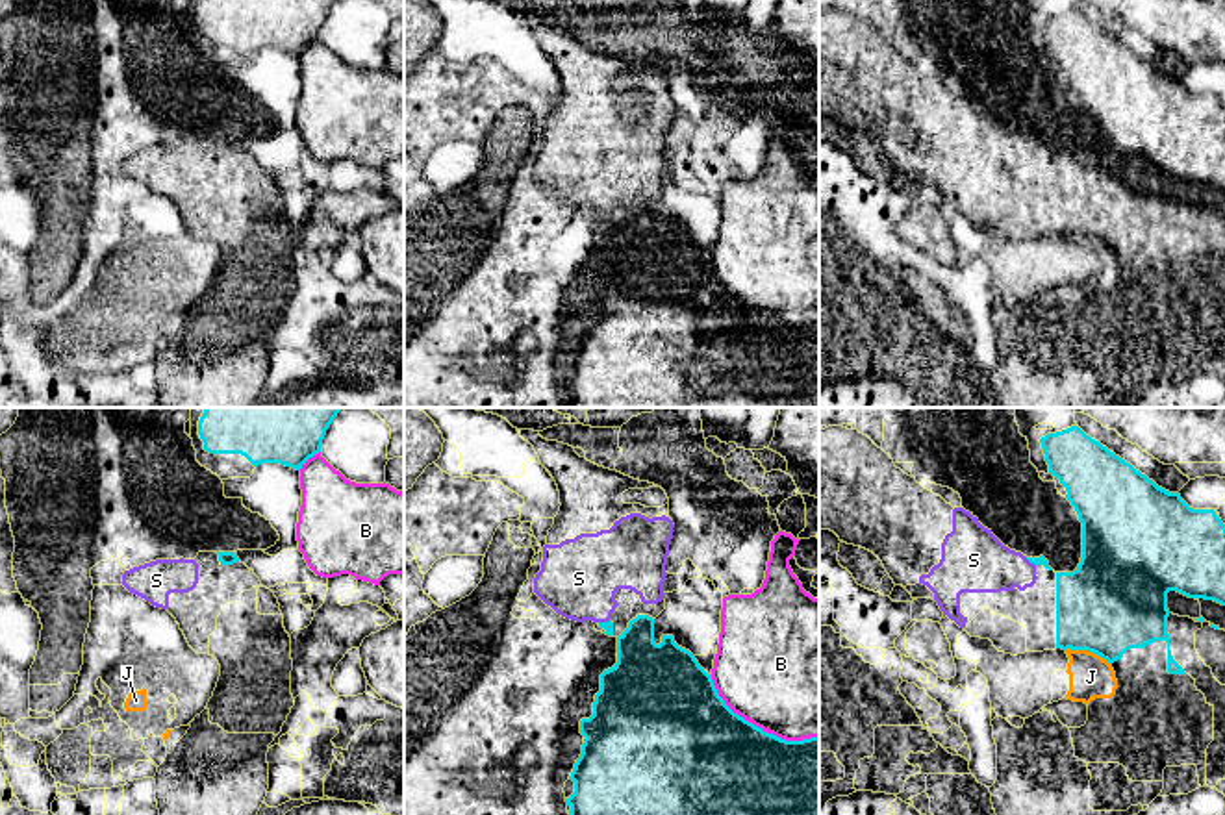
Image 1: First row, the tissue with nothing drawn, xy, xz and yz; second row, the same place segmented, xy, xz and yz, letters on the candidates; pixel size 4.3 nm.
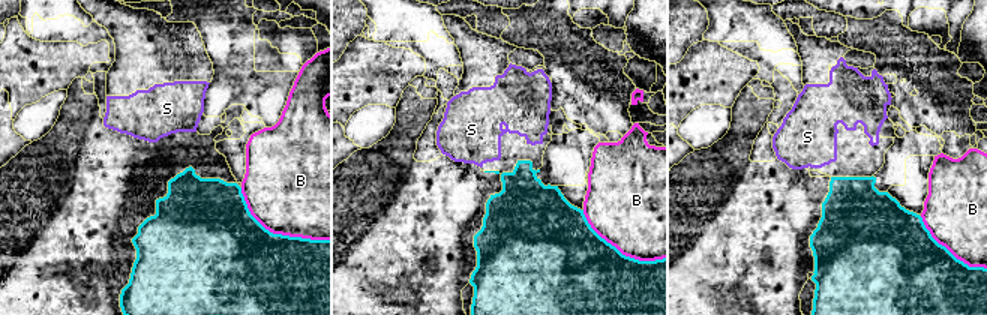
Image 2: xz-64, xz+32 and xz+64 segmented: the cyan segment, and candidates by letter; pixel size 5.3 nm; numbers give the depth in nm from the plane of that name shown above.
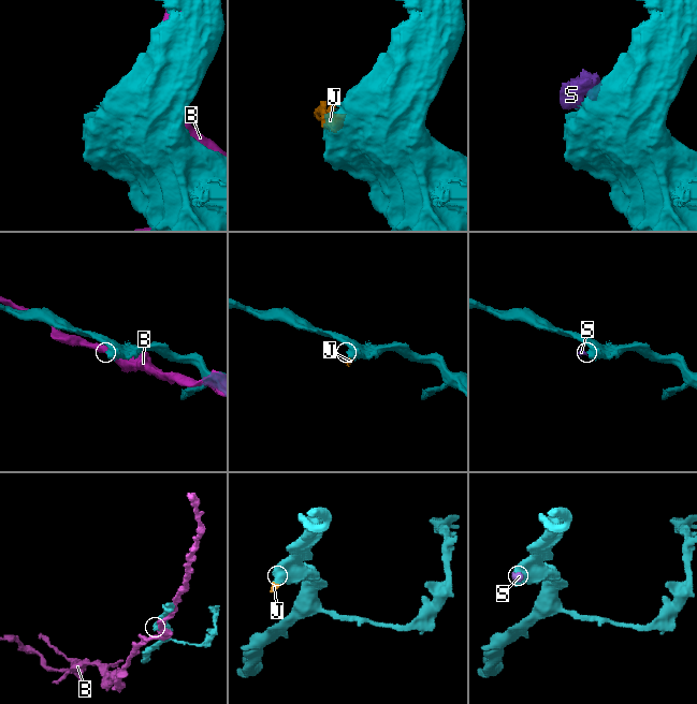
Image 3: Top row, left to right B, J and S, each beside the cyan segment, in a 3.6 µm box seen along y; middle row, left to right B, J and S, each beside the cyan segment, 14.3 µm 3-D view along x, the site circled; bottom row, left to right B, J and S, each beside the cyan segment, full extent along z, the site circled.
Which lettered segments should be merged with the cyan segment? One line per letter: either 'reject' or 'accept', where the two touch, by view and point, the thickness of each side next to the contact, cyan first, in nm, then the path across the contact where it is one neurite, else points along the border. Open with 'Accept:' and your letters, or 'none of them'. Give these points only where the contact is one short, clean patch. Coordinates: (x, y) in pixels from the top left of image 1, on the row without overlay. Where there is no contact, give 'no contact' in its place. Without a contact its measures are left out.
Accept: none of them
B: reject; meets cyan in xz at (757, 312); 500 nm thick on the cyan side, 500 nm on the other
J: reject; meets cyan in yz at (1088, 236); 440 nm thick on the cyan side, 190 nm on the other; border along yz (1066, 234), (1092, 236), (1111, 250)
S: reject; meets cyan in xz at (605, 208); 50 nm thick on the cyan side, 340 nm on the other; border along xz (610, 202), (599, 208)

